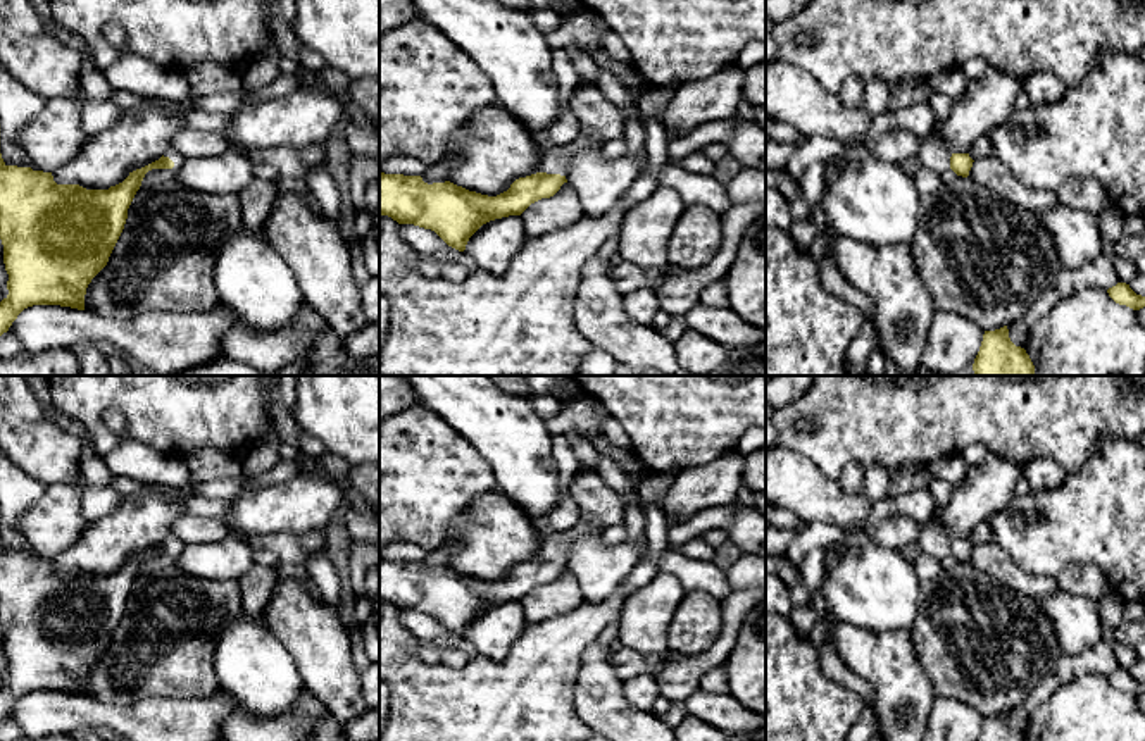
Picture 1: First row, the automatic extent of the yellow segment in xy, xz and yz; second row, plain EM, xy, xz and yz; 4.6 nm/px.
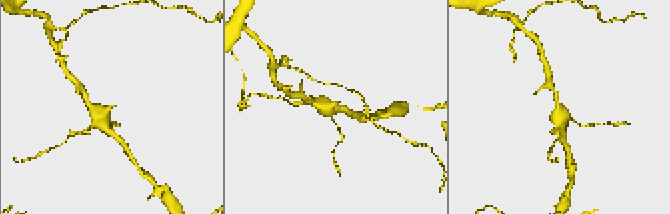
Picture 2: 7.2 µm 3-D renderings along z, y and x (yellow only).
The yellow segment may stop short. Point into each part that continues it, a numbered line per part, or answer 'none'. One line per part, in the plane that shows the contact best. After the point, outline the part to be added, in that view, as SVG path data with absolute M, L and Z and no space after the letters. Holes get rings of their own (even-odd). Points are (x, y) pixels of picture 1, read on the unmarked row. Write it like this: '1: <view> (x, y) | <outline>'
1: xz (556, 547) | M581 519L574 527L562 532L554 531L550 536L541 539L541 558L567 562L571 543L585 534L598 532L602 526L586 519Z

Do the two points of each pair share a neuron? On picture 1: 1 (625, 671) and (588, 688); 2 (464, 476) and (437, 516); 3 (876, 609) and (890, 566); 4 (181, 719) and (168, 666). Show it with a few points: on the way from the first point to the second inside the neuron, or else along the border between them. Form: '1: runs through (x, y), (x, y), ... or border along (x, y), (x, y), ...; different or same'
1: border along (618, 647), (613, 655), (613, 669), (623, 679); different
2: runs through (454, 486), (437, 505); same
3: runs through (876, 598), (876, 583), (882, 576); same
4: border along (211, 695), (197, 698), (140, 698), (137, 702); different

